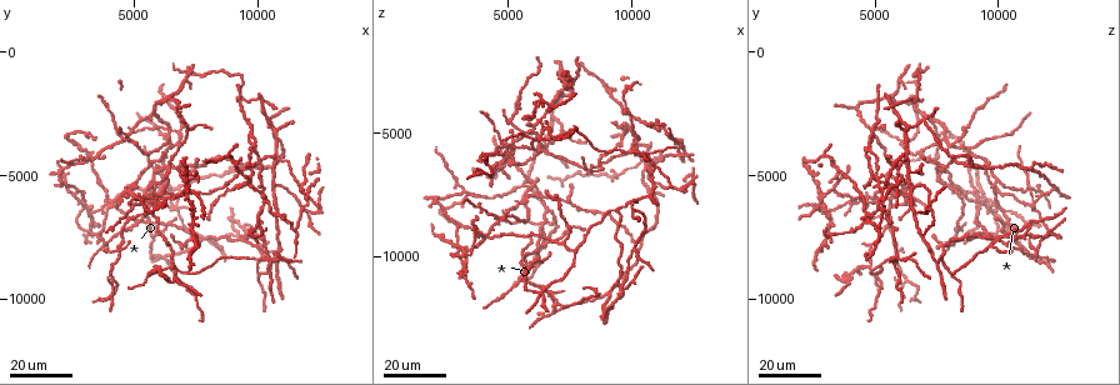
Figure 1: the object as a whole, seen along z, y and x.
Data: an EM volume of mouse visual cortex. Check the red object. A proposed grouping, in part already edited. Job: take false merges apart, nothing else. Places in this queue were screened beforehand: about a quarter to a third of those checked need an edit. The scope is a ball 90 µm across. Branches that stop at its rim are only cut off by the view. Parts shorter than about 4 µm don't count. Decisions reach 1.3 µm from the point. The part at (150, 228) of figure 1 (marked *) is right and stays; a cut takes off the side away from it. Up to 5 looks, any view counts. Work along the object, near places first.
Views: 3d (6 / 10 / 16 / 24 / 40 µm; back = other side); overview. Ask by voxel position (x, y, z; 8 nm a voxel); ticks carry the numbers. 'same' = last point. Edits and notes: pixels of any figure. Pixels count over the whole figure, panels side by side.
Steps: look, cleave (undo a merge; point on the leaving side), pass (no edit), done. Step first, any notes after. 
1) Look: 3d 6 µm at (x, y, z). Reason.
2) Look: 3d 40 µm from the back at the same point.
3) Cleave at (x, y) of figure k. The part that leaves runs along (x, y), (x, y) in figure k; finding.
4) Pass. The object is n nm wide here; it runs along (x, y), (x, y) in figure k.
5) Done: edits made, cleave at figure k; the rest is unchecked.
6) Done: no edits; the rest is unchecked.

Look: 3d 16 µm at (7700, 7500, 9800). Side arm on a straight run.

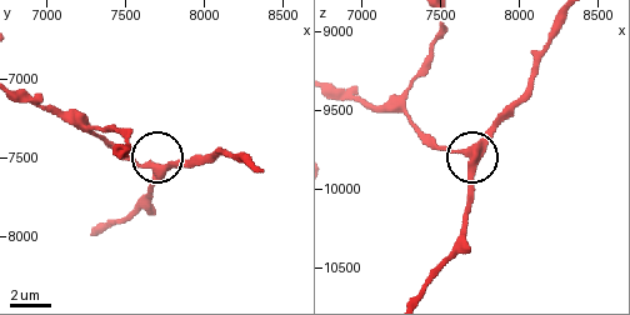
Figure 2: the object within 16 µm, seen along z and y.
Look: 3d 6 µm at (7740, 7580, 9760).

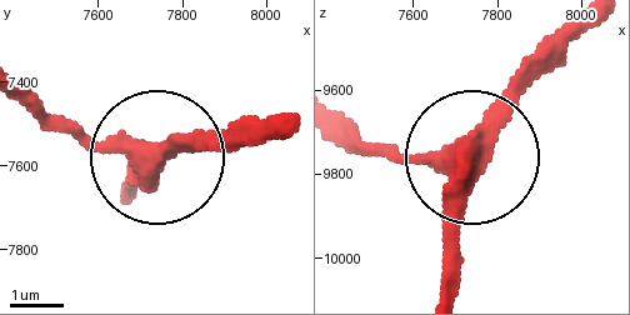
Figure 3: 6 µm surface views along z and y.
Pass. The side arm is 29 µm long; 3 arms meet here; continuous, no second neuron.

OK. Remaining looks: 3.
Look: 3d 16 µm at (5400, 6000, 4000).

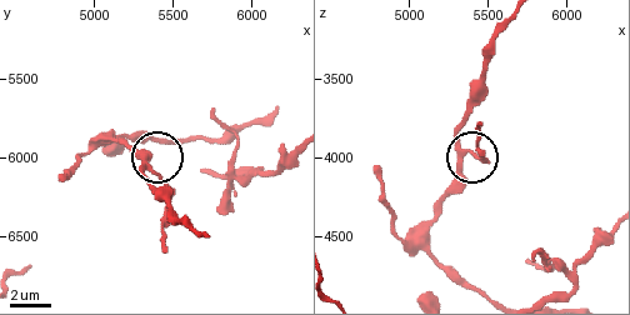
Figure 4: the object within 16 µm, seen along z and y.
Look: 3d 10 µm at (5340, 6060, 3960). Closer look.

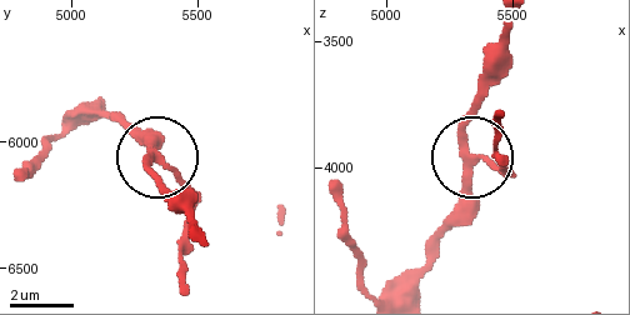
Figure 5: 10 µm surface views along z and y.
Pass. All the same neuron.

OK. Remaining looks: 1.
Done: no edits; the rest is unchecked.

